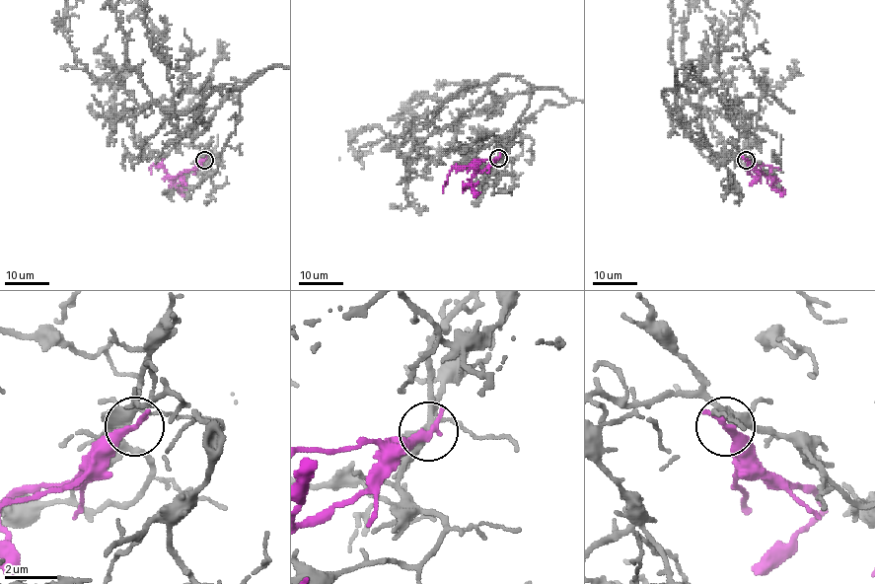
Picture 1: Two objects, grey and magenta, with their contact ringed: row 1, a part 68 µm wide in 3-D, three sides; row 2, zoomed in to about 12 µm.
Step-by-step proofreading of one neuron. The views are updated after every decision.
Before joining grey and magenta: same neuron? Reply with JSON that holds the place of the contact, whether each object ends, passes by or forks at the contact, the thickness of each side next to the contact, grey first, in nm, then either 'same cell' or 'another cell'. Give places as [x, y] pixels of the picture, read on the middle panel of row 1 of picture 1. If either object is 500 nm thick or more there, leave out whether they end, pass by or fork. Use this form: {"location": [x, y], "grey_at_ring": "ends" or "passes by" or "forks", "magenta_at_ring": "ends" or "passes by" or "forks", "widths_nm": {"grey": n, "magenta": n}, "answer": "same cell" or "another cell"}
{"location": [498, 158], "grey_at_ring": "forks", "magenta_at_ring": "ends", "widths_nm": {"grey": 320, "magenta": 360}, "answer": "another cell"}

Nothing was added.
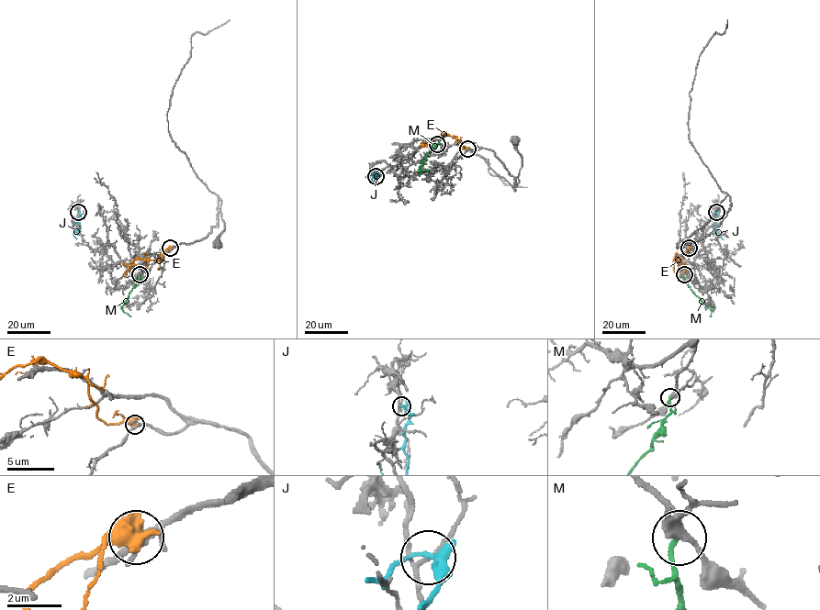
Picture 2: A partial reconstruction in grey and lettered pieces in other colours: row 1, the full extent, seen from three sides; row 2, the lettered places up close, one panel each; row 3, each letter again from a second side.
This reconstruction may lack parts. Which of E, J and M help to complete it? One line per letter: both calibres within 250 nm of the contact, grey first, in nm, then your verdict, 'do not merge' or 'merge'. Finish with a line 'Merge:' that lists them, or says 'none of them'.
E: 200/800 nm | do not merge
J: 140/240 nm | do not merge
M: 360/180 nm | do not merge
Merge: none of them

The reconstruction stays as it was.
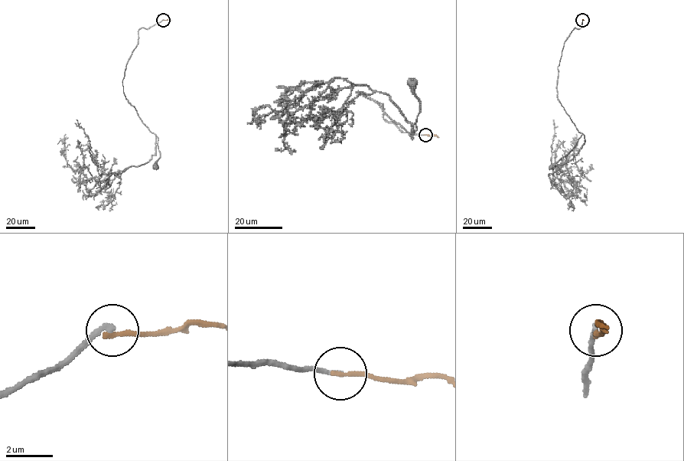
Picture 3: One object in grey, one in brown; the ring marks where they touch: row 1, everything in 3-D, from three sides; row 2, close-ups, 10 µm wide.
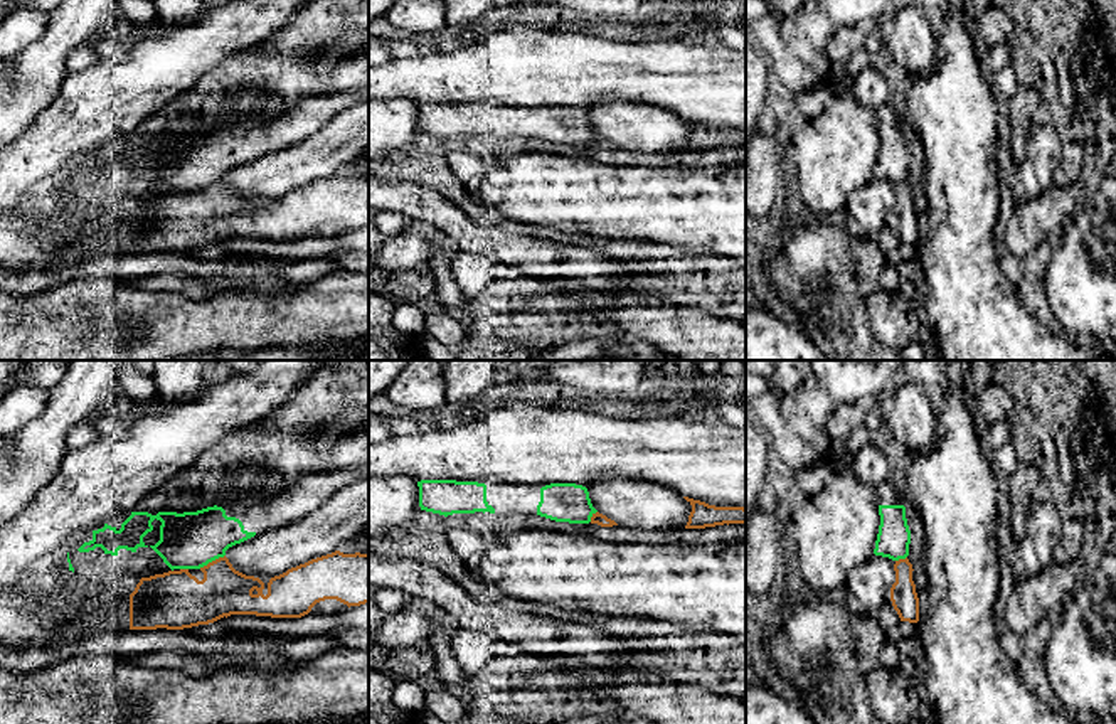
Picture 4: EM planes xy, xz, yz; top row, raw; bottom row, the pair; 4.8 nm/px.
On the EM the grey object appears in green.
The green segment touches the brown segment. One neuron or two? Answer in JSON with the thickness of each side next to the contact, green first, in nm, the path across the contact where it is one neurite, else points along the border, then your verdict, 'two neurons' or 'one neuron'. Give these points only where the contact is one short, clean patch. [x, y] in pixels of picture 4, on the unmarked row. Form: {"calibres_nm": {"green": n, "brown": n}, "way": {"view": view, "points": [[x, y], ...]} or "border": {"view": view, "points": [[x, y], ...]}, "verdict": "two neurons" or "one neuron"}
{"calibres_nm": {"green": 280, "brown": 280}, "border": {"view": "xy", "points": [[224, 177], [199, 191]]}, "verdict": "two neurons"}

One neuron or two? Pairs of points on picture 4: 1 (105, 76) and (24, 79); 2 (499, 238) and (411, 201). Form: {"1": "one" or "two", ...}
{"1": "two", "2": "one"}

